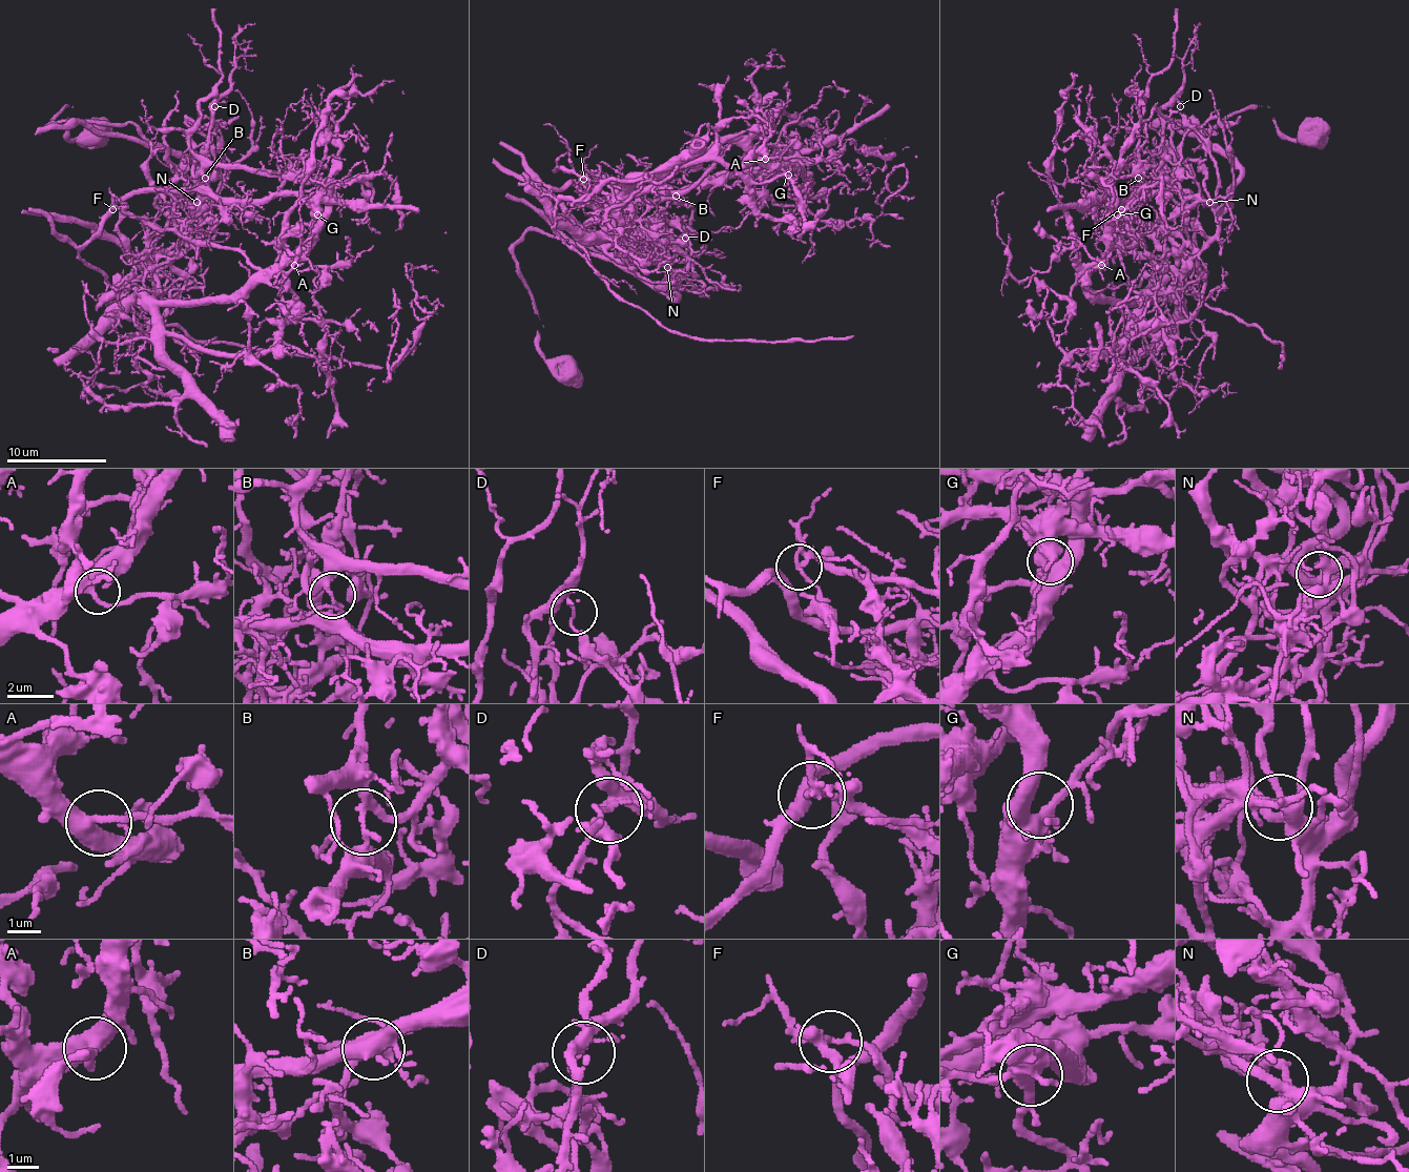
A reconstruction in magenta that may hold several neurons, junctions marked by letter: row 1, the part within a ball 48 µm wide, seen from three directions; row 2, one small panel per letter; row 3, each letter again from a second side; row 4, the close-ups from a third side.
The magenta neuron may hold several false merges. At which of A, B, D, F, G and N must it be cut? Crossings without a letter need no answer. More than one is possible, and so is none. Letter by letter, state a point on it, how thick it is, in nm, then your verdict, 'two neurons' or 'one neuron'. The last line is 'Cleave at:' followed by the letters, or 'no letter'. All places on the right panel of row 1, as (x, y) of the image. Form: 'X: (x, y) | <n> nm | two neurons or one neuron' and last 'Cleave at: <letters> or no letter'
A: (1101, 265) | 360 nm | one neuron
B: (1138, 178) | 200 nm | two neurons
D: (1180, 106) | 130 nm | two neurons
F: (1121, 209) | 180 nm | two neurons
G: (1117, 214) | 380 nm | one neuron
N: (1209, 202) | 320 nm | one neuron
Cleave at: B, D, F

